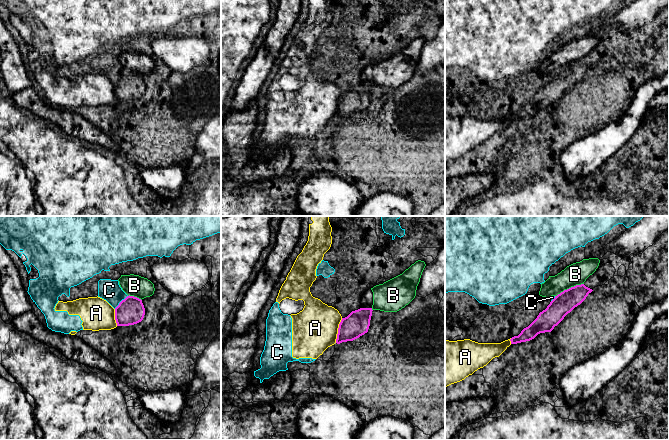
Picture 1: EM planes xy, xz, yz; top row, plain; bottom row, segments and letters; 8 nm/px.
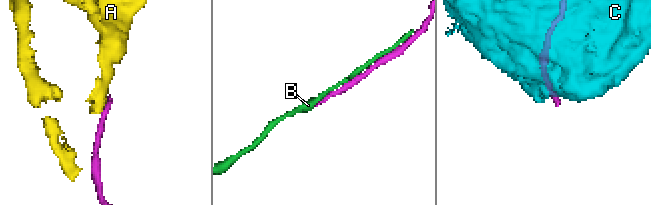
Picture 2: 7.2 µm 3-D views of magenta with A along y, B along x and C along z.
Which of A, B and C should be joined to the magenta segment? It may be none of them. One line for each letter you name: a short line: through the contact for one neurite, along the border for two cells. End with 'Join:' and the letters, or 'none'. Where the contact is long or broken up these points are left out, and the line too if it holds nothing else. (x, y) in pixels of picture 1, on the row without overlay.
Join: none

